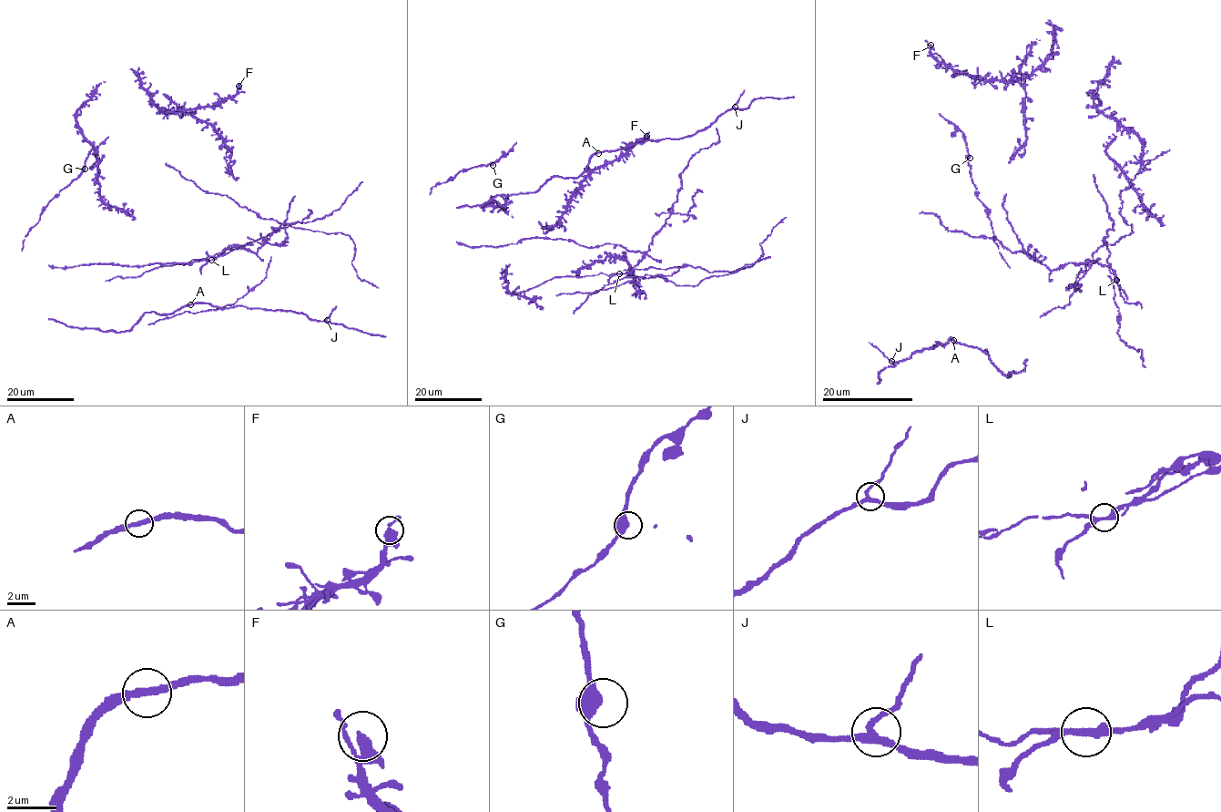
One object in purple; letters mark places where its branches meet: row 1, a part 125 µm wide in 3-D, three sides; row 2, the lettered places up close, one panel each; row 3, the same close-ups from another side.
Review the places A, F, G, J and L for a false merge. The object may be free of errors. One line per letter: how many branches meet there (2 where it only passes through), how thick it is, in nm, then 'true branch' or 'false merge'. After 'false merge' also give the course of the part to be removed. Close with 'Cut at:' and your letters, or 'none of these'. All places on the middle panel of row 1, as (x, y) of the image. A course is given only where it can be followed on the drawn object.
A: branches 2; calibre 300 nm; true branch
F: branches 3; calibre 240 nm; true branch
G: branches 3; calibre 400 nm; true branch
J: branches 3; calibre 240 nm; true branch
L: branches 3; calibre 280 nm; false merge; course (619, 274), (628, 273), (644, 254), (618, 245), (585, 247), (541, 237), (495, 247), (456, 241)
Cut at: L

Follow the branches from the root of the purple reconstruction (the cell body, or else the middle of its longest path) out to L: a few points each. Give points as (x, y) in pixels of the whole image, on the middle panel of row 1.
L: (604, 244), (621, 245), (630, 251), (645, 255), (630, 272), (619, 274)

